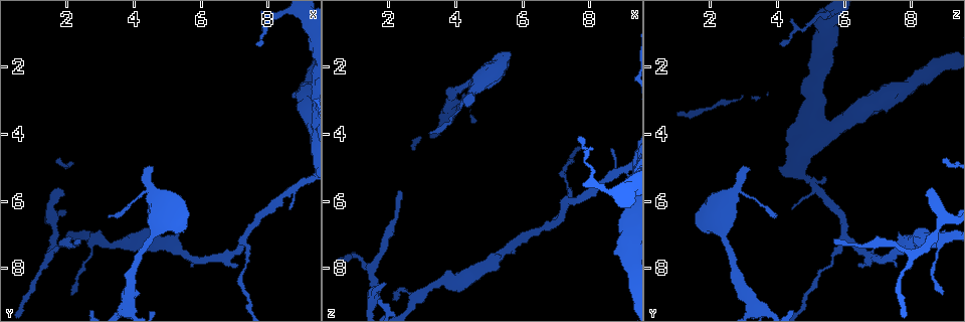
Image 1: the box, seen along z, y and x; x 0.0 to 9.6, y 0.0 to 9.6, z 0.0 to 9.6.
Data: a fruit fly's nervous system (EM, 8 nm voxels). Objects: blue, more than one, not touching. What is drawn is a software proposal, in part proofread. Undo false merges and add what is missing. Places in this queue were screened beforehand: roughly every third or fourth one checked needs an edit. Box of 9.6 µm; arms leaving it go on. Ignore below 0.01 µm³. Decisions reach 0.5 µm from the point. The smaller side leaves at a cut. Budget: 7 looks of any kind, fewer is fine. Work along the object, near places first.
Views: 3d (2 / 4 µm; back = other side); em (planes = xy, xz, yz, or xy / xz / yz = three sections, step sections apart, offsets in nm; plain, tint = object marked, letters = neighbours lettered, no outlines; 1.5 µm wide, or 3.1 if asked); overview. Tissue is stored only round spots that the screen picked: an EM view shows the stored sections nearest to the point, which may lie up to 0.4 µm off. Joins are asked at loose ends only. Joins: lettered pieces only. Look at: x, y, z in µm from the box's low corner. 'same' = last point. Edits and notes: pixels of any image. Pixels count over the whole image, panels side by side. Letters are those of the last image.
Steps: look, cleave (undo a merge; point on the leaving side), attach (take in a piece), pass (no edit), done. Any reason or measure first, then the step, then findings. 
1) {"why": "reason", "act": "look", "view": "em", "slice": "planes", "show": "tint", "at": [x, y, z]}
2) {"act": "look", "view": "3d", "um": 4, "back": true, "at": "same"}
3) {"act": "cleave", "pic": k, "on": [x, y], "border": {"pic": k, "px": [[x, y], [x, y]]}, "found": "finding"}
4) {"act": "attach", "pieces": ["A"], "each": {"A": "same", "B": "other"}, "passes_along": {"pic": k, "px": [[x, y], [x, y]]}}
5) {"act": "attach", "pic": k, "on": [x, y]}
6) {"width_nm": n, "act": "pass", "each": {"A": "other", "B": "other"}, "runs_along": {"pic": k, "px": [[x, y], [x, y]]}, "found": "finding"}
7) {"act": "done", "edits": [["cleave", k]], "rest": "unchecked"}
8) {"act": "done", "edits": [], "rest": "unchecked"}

{"why": "branch stops here", "act": "look", "view": "3d", "um": 4, "at": [1.85, 5.80, 8.40]}

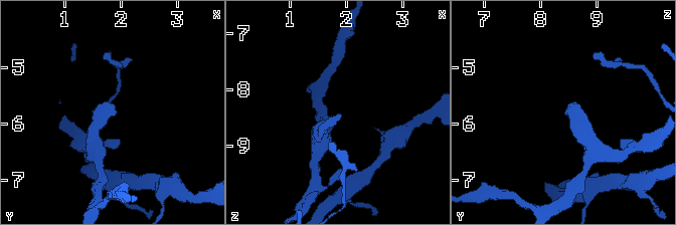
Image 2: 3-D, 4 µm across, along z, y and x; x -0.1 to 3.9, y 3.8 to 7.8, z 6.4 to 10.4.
{"act": "look", "view": "em", "slice": "xz", "step": 4, "show": "letters", "at": [1.95, 5.85, 8.40]}

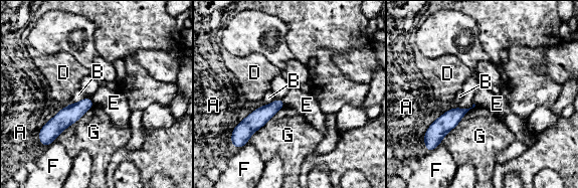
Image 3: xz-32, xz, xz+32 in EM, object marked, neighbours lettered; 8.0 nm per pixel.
{"act": "look", "view": "em", "slice": "planes", "show": "letters", "at": "same"}

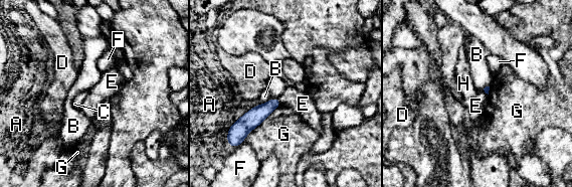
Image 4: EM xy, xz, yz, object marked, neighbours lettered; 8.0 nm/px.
{"act": "pass", "each": {"A": "other", "B": "other", "C": "other", "D": "other", "E": "other", "F": "other", "G": "other", "H": "other"}, "border": {"pic": 4, "px": [[277, 98], [281, 105]]}, "found": "none of them fits"}

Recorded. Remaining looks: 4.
{"act": "look", "view": "em", "slice": "planes", "show": "letters", "at": [4.45, 5.00, 3.15]}

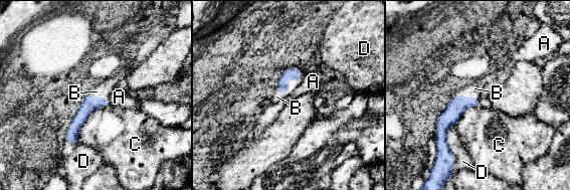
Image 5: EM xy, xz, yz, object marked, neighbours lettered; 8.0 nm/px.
{"act": "attach", "pieces": ["B"], "each": {"A": "other", "B": "same", "C": "other", "D": "other"}, "passes_along": {"pic": 5, "px": [[288, 73], [292, 77], [292, 82]]}, "found": "the neuron continues"}

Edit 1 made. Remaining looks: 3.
{"act": "look", "view": "overview"}

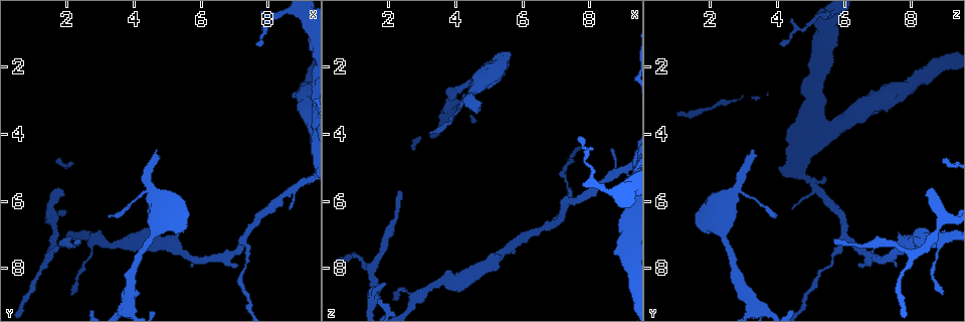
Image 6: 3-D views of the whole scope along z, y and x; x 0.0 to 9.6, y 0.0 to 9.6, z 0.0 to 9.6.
{"why": "thin end", "act": "look", "view": "em", "slice": "yz", "step": 4, "show": "tint", "at": [8.65, 6.20, 4.40]}

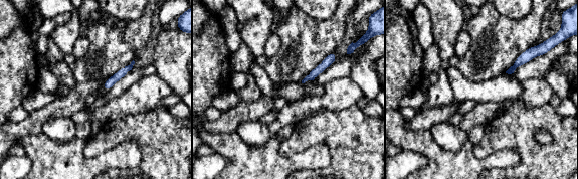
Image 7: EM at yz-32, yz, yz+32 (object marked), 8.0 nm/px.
{"why": "another direction", "act": "look", "view": "em", "slice": "planes", "show": "letters", "at": "same"}

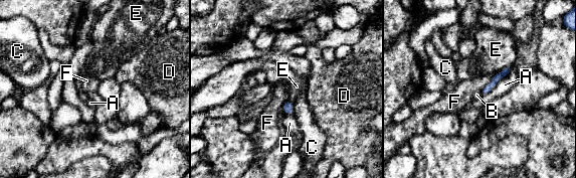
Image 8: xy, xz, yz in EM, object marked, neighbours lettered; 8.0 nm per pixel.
{"longest_contact_nm": ["A", 280], "act": "pass", "each": {"A": "other", "B": "other", "C": "other", "D": "other", "E": "other", "F": "other"}, "found": "none of them fits"}

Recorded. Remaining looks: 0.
{"act": "done", "edits": [["attach", 5]], "rest": "unchecked"}

